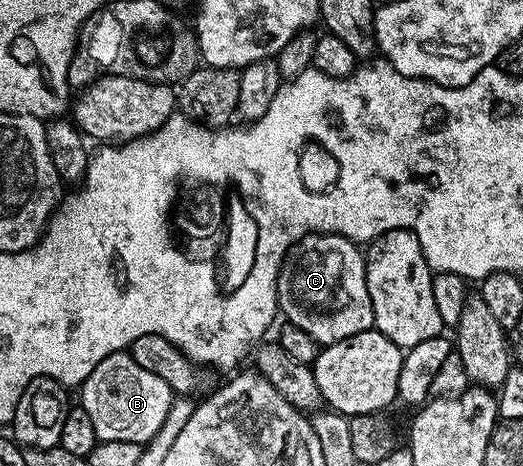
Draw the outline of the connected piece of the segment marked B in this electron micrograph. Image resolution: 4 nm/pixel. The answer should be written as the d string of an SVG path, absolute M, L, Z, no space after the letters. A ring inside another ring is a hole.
M130 352L106 356L82 385L80 408L89 414L99 441L137 442L145 445L155 437L175 402L175 394L161 377L135 362Z

